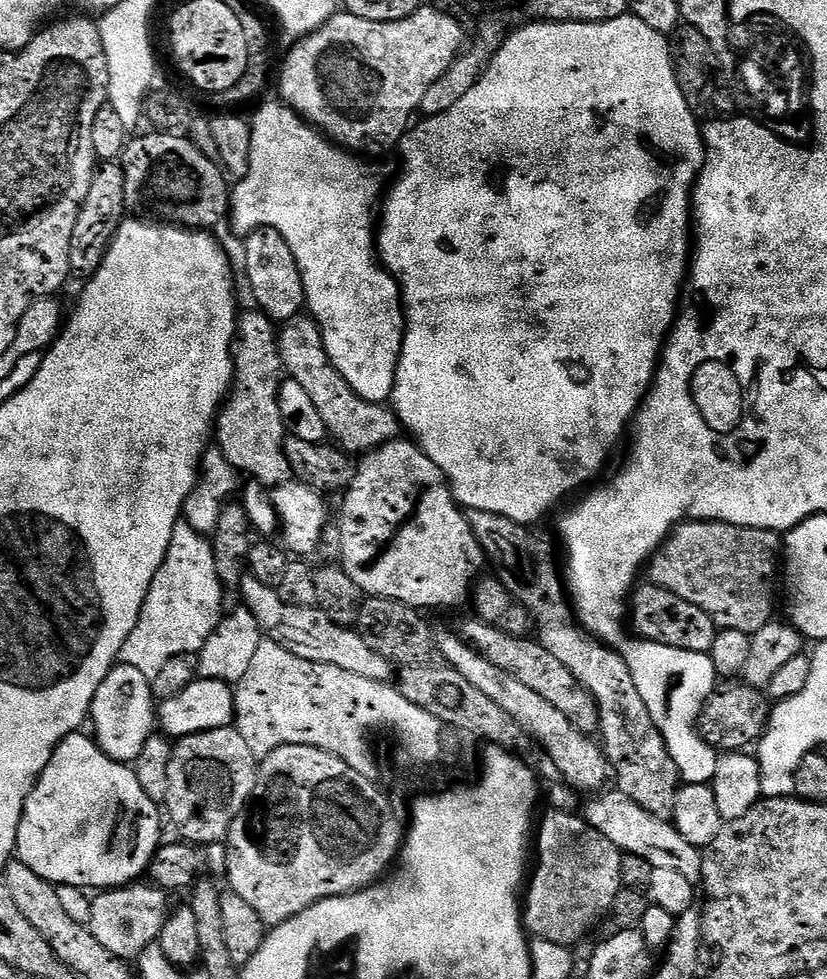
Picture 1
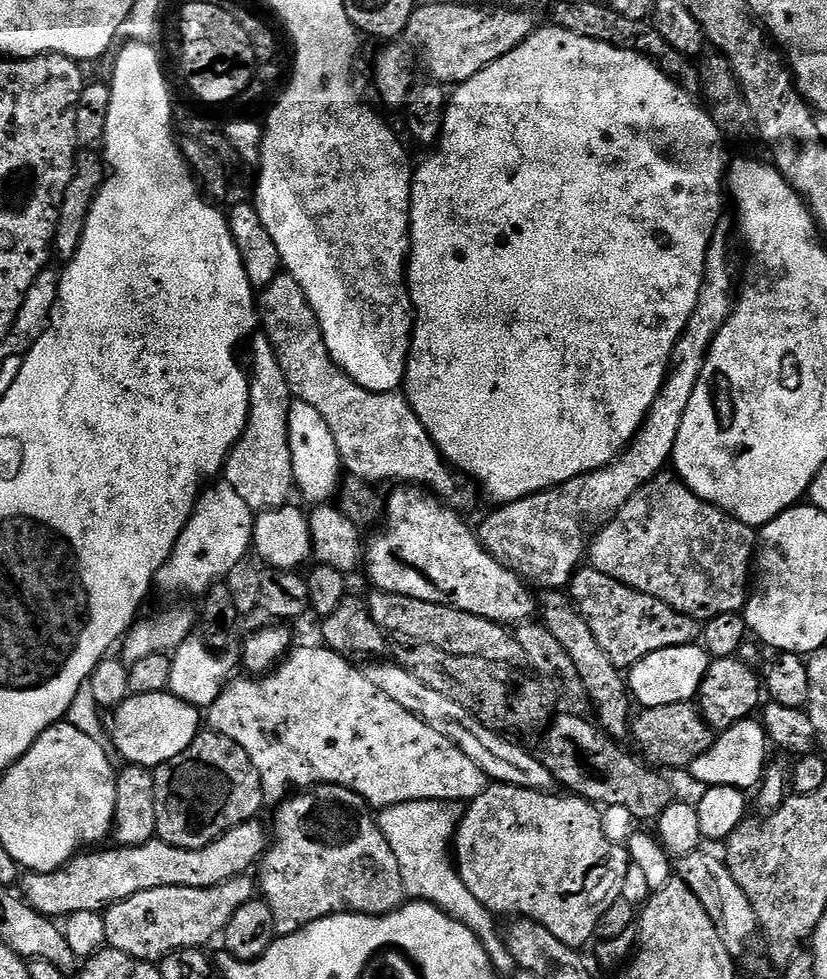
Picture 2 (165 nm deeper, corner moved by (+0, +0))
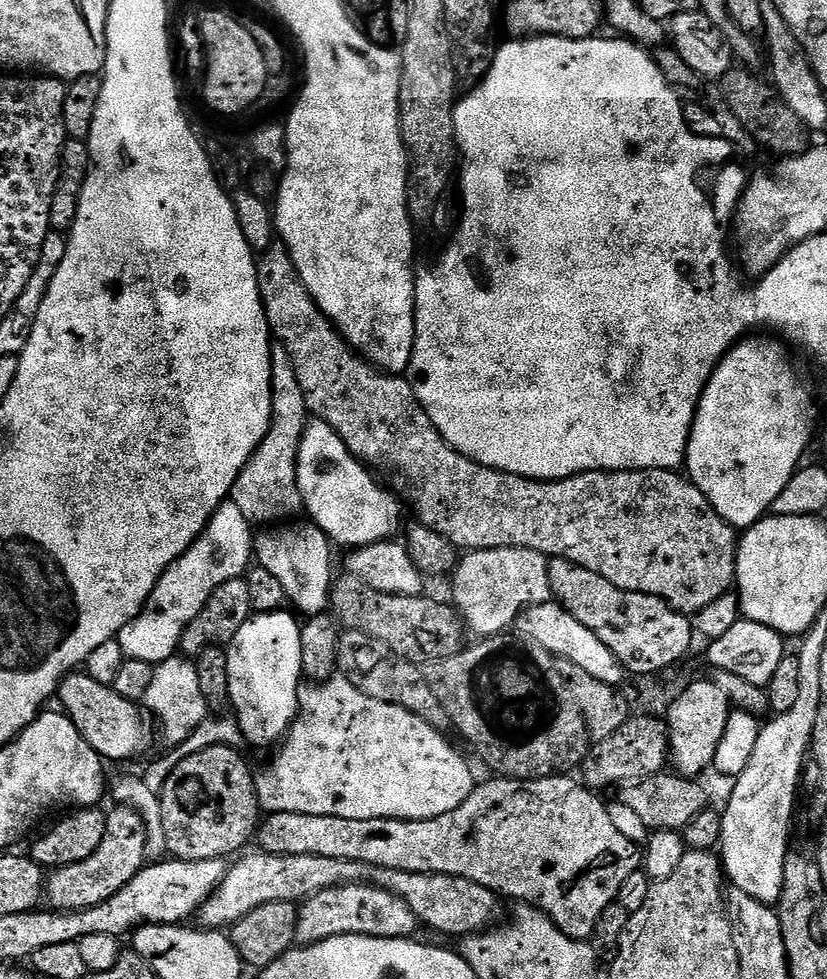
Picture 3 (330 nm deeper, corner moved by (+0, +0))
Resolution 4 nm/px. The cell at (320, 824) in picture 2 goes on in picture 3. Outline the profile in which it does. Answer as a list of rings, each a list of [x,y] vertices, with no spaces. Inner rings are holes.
[[[343,884],[322,890],[299,905],[296,914],[296,944],[317,944],[335,936],[373,936],[407,940],[417,935],[418,921],[410,906],[394,894],[372,884]]]

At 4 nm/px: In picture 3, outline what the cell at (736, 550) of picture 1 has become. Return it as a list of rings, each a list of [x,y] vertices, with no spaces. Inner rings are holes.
[[[273,242],[270,247],[267,248],[265,252],[259,253],[257,262],[256,262],[256,273],[258,274],[258,290],[260,291],[260,297],[262,298],[262,302],[264,303],[264,313],[266,314],[266,318],[268,319],[268,331],[272,333],[273,337],[278,341],[278,343],[283,346],[286,350],[286,354],[290,354],[290,362],[294,362],[294,374],[298,374],[298,386],[302,386],[302,394],[306,398],[306,406],[308,407],[309,413],[315,419],[321,420],[321,422],[328,425],[328,427],[332,427],[334,433],[342,438],[342,442],[344,443],[345,448],[350,450],[351,456],[356,456],[361,460],[365,466],[369,469],[377,470],[376,468],[381,468],[382,471],[388,472],[388,476],[392,479],[391,487],[395,489],[397,493],[405,501],[412,500],[412,504],[416,507],[416,514],[414,514],[415,519],[420,521],[420,523],[424,524],[430,530],[437,531],[438,534],[443,536],[443,538],[448,539],[453,546],[457,550],[467,550],[470,552],[477,552],[478,550],[486,550],[487,548],[529,548],[530,550],[538,550],[542,555],[549,558],[566,558],[570,562],[574,562],[578,566],[582,566],[586,570],[594,570],[594,574],[602,574],[602,578],[606,578],[606,582],[614,582],[614,586],[618,586],[622,590],[630,590],[631,592],[641,592],[642,594],[650,594],[654,598],[658,598],[659,600],[665,600],[670,607],[673,608],[676,612],[682,612],[685,614],[694,614],[698,610],[702,610],[702,606],[710,606],[710,602],[714,602],[717,598],[722,598],[723,596],[729,595],[733,591],[734,585],[736,583],[736,549],[738,547],[738,532],[737,529],[729,526],[728,523],[724,521],[723,518],[718,514],[718,510],[714,510],[714,506],[711,502],[706,498],[706,494],[702,494],[702,490],[698,490],[698,486],[693,484],[691,480],[688,479],[687,475],[681,474],[679,471],[670,469],[670,468],[647,468],[646,470],[626,470],[625,472],[583,472],[582,474],[578,474],[577,476],[571,476],[570,478],[566,478],[565,480],[527,480],[525,476],[515,476],[514,474],[510,474],[509,472],[503,472],[502,470],[498,470],[497,468],[487,468],[486,466],[482,466],[478,462],[474,462],[470,459],[469,456],[463,456],[459,450],[457,450],[454,446],[450,446],[450,442],[446,442],[446,438],[442,438],[442,434],[438,429],[434,426],[434,422],[430,422],[430,414],[426,414],[426,410],[420,403],[418,402],[418,398],[414,394],[414,390],[412,389],[411,380],[405,378],[400,374],[393,374],[391,372],[383,371],[376,367],[374,364],[369,364],[367,360],[364,359],[363,356],[360,355],[359,352],[355,352],[353,348],[346,343],[344,337],[340,335],[340,329],[336,327],[335,324],[329,320],[328,316],[319,306],[314,302],[314,298],[310,294],[310,290],[306,290],[306,286],[300,280],[300,275],[298,274],[298,270],[294,266],[294,258],[290,258],[290,254],[288,253],[288,248],[282,242]]]

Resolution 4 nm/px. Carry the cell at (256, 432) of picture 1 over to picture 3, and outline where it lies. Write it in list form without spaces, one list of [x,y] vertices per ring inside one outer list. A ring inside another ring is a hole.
[[[280,343],[272,345],[272,421],[266,430],[266,438],[254,450],[250,462],[242,466],[238,482],[234,482],[230,503],[246,514],[253,526],[276,526],[291,521],[291,516],[304,512],[304,494],[298,486],[298,450],[304,445],[303,432],[310,426],[310,413],[302,386],[298,386],[298,374],[294,374],[294,362]]]

